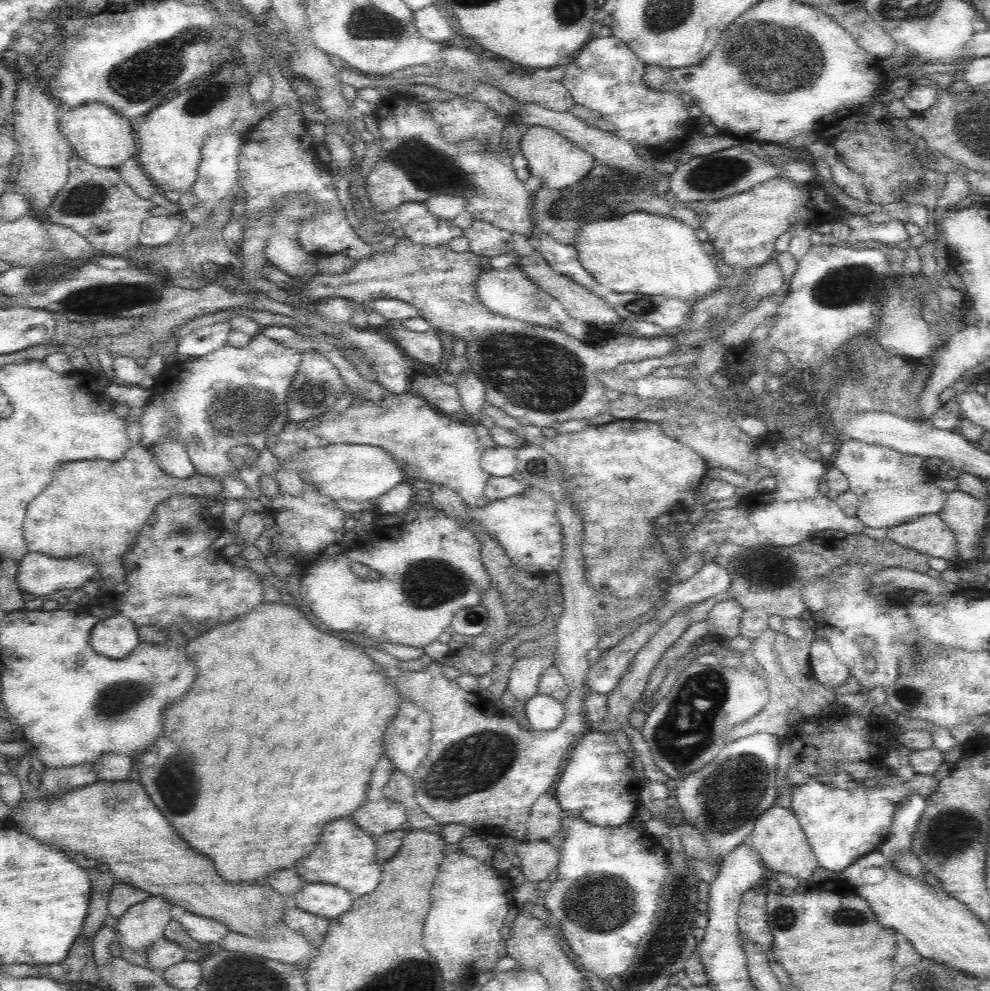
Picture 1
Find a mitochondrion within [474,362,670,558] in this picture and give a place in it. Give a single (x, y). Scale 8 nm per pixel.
(538, 468)

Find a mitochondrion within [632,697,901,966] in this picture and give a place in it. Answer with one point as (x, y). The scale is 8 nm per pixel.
(724, 810)

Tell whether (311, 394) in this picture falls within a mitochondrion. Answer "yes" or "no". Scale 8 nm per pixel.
yes

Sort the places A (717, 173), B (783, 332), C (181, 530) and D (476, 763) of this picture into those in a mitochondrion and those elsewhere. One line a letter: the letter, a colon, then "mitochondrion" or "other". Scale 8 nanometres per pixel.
A: mitochondrion
B: other
C: mitochondrion
D: mitochondrion

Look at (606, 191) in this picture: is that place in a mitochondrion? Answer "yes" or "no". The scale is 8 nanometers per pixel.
yes

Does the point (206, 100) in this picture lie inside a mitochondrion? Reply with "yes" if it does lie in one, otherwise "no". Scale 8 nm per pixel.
yes

